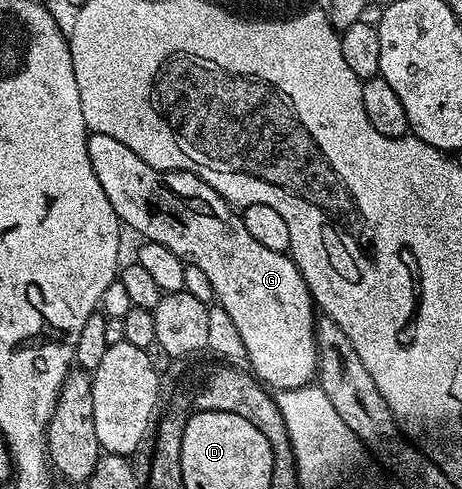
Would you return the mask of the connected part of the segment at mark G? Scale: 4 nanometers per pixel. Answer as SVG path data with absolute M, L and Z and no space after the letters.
M107 133L90 134L87 153L91 157L91 169L95 169L95 177L99 177L99 185L103 185L103 193L107 193L107 201L111 201L111 209L115 209L115 213L122 224L128 230L130 227L131 230L138 231L142 235L140 237L142 240L152 241L159 245L167 245L167 249L171 249L171 253L178 255L186 264L195 265L196 268L203 269L204 275L211 281L214 300L223 309L227 309L227 317L231 317L231 322L234 323L235 329L239 333L239 338L243 341L245 359L253 375L261 383L273 389L285 390L291 387L304 387L312 384L317 373L315 304L311 293L307 289L307 281L303 281L303 273L293 264L292 258L286 252L275 252L274 249L266 247L262 242L251 237L251 234L247 233L247 228L241 220L240 214L230 204L226 203L219 193L215 193L215 189L211 189L211 185L207 185L207 181L203 181L198 175L192 175L190 171L160 171L155 169L151 165L147 165L147 161L143 161L143 157L135 157L135 153L131 153L131 149L127 149L127 145L122 145L120 141L115 141L115 137L107 137Z

